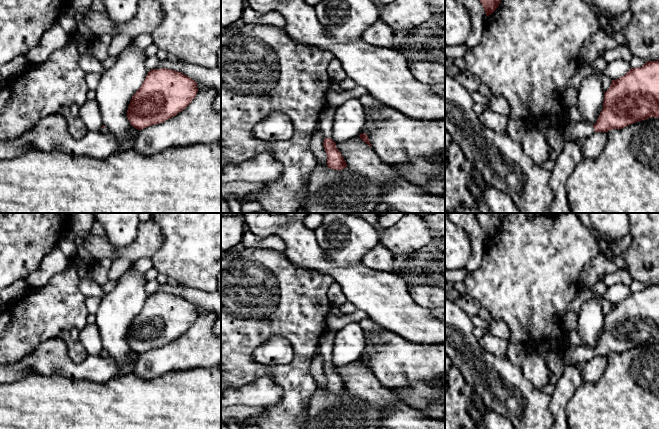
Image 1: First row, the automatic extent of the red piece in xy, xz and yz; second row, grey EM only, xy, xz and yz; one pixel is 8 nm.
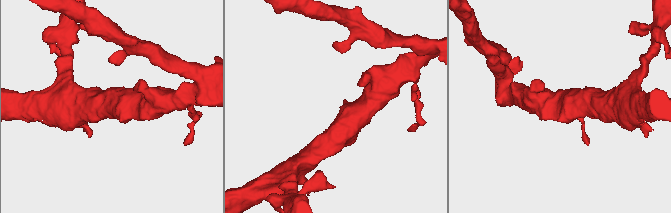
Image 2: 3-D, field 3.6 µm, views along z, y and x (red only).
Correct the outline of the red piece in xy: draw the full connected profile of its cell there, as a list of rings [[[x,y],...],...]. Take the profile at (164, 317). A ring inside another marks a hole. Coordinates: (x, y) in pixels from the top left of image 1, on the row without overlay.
[[[167,292],[153,293],[148,296],[141,311],[132,320],[127,342],[138,353],[163,347],[183,335],[198,317],[197,306],[185,298]]]

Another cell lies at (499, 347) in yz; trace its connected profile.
[[[488,330],[478,339],[478,342],[482,349],[500,358],[504,358],[508,354],[509,341],[493,335]]]

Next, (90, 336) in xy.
[[[87,323],[81,331],[80,338],[88,355],[99,355],[103,351],[100,331],[96,324]]]

